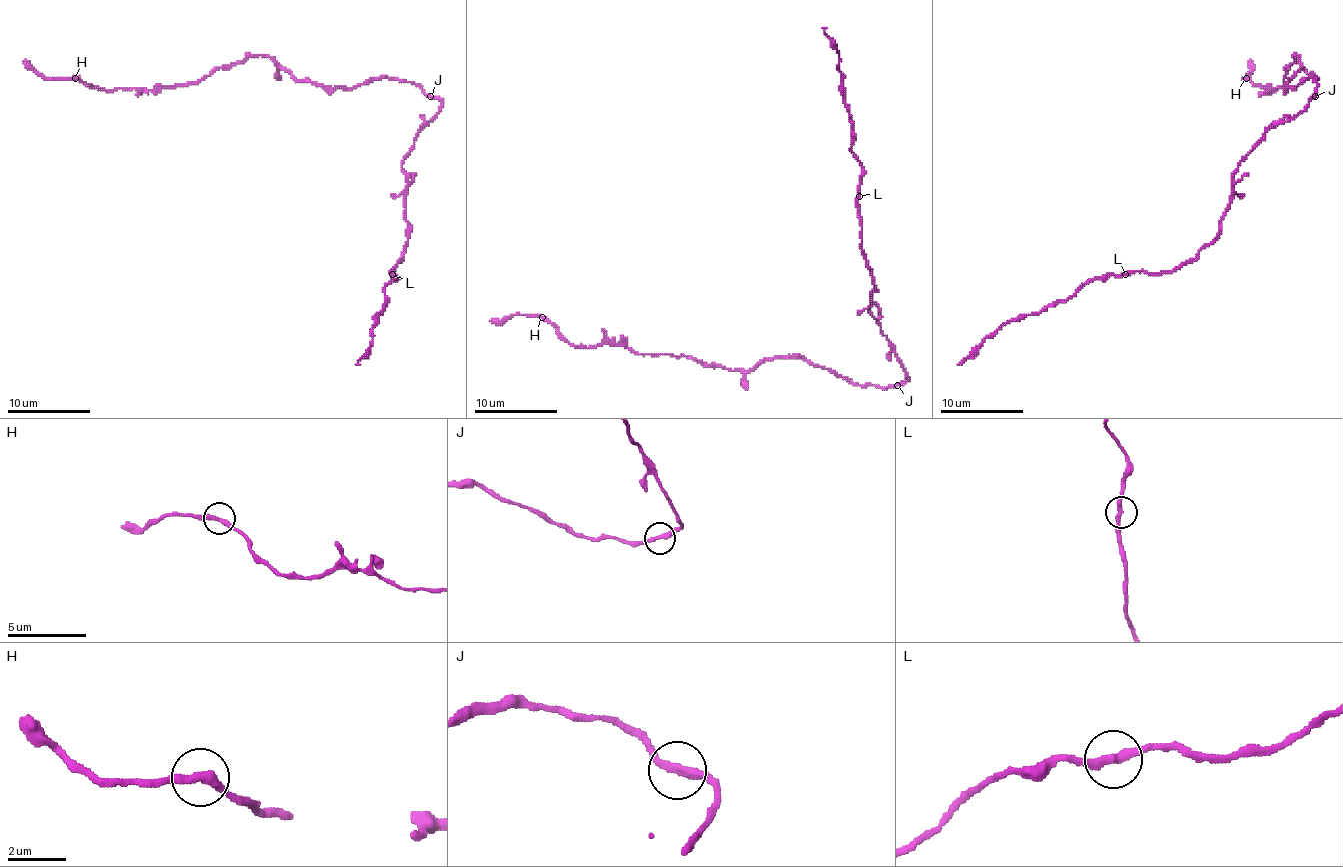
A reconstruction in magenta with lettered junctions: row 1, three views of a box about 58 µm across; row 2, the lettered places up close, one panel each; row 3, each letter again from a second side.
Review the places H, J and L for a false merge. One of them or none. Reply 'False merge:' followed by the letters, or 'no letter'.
False merge: no letter

